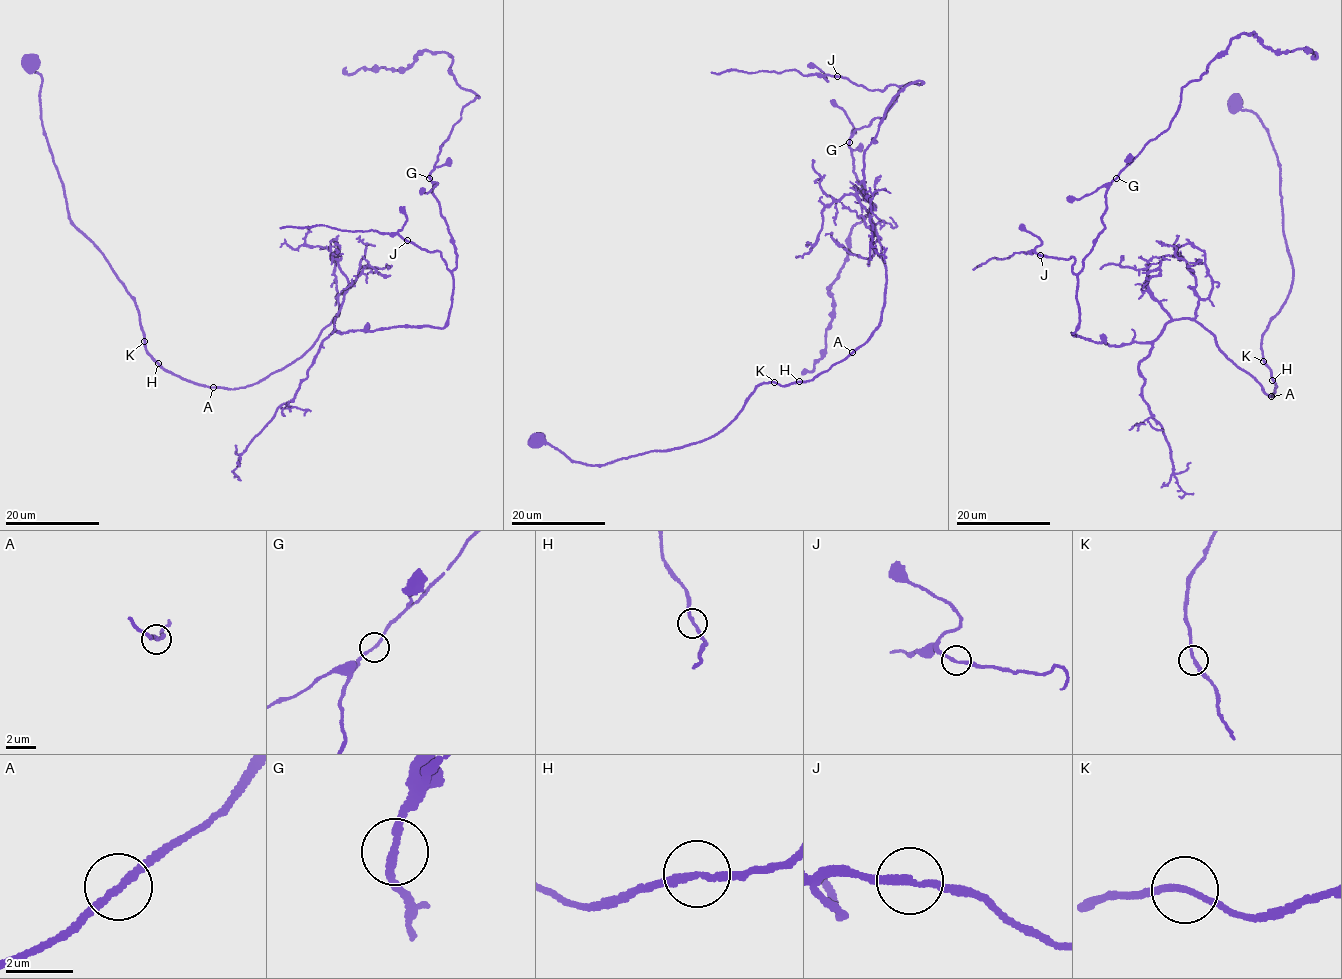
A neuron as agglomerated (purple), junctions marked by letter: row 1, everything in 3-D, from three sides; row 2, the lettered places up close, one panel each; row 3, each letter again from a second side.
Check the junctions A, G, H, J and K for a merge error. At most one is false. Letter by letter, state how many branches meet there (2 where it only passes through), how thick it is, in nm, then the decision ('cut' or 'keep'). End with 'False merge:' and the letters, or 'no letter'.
A: 2 | 200 nm | keep
G: 2 | 180 nm | keep
H: 2 | 200 nm | keep
J: 2 | 200 nm | keep
K: 2 | 180 nm | keep
False merge: no letter

